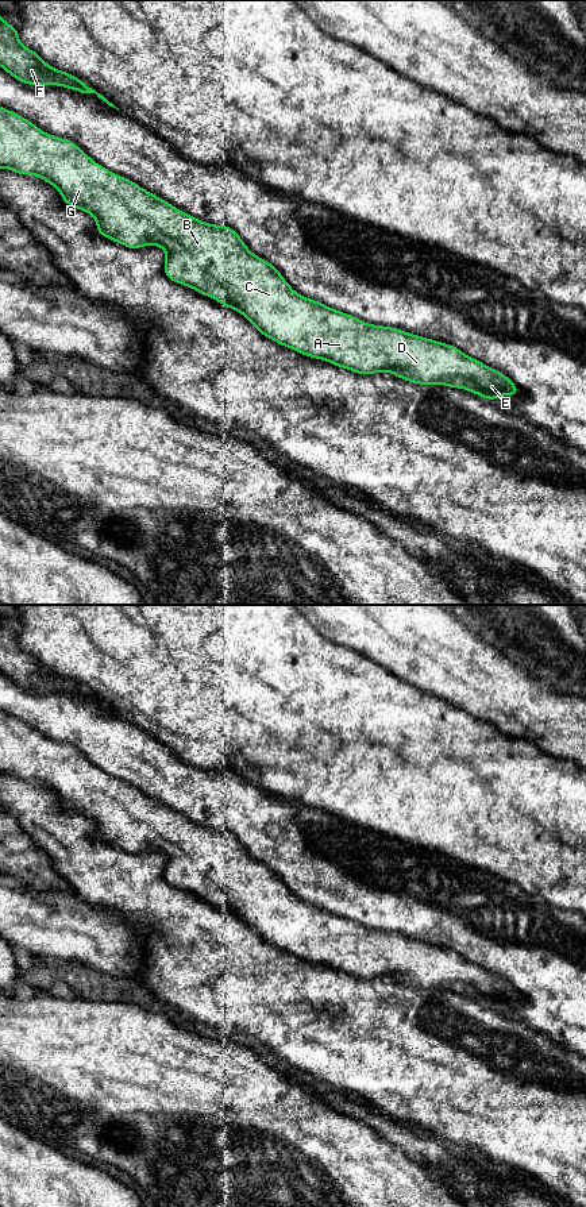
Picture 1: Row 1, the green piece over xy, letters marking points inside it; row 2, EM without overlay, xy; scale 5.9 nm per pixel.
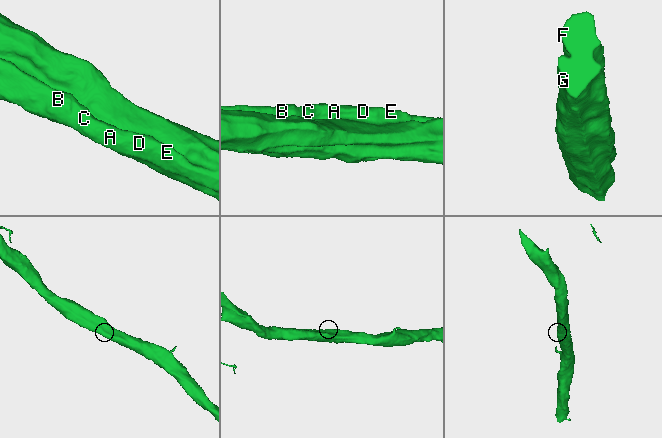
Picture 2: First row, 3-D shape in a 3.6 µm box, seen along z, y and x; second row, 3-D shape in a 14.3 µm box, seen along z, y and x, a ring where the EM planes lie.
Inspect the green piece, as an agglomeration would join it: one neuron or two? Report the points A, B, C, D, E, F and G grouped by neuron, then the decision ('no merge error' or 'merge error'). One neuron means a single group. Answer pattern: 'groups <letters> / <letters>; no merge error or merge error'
groups A B C D E F G; no merge error

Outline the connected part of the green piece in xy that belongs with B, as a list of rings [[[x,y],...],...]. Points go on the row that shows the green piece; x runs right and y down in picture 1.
[[[0,107],[0,169],[11,169],[20,176],[32,174],[46,180],[59,190],[63,203],[90,213],[97,221],[97,232],[111,240],[130,248],[139,248],[147,244],[162,247],[166,252],[163,270],[167,278],[240,312],[263,336],[275,340],[281,346],[358,374],[386,371],[412,383],[460,387],[487,400],[518,393],[517,386],[506,375],[470,358],[454,346],[416,336],[393,327],[367,324],[319,301],[302,297],[289,286],[273,265],[254,255],[232,228],[208,224],[178,211],[167,201],[142,189],[138,184],[95,163],[73,142],[46,134],[20,115],[3,107]]]

